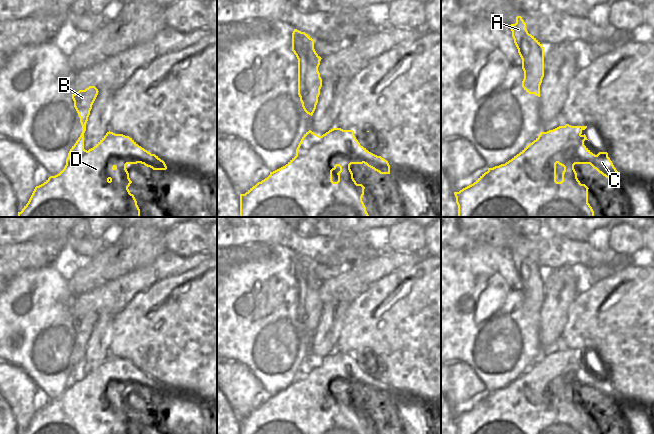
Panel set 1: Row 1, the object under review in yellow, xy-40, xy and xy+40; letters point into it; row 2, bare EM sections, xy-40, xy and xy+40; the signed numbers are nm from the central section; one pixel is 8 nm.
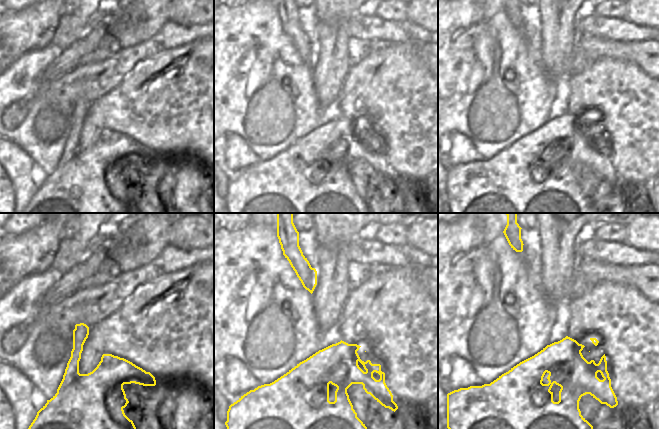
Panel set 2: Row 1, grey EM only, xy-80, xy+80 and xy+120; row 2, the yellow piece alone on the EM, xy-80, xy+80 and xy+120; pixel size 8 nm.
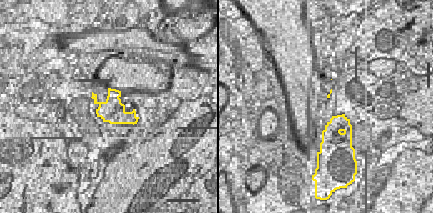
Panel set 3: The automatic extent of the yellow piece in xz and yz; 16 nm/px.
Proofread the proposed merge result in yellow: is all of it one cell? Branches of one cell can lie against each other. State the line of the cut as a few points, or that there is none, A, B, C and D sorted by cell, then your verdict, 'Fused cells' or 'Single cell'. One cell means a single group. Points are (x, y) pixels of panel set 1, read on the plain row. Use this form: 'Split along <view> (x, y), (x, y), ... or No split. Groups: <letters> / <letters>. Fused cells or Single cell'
Split along xy (321, 360), (306, 377), (296, 380). Groups: A B / C D. Fused cells

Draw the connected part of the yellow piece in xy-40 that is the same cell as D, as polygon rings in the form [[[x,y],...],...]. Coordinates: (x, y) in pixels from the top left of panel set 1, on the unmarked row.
[[[107,356],[83,380],[75,380],[64,393],[36,410],[22,434],[140,434],[128,411],[132,407],[127,388],[141,387],[153,394],[166,394],[167,390],[155,378],[139,370],[123,358]]]

